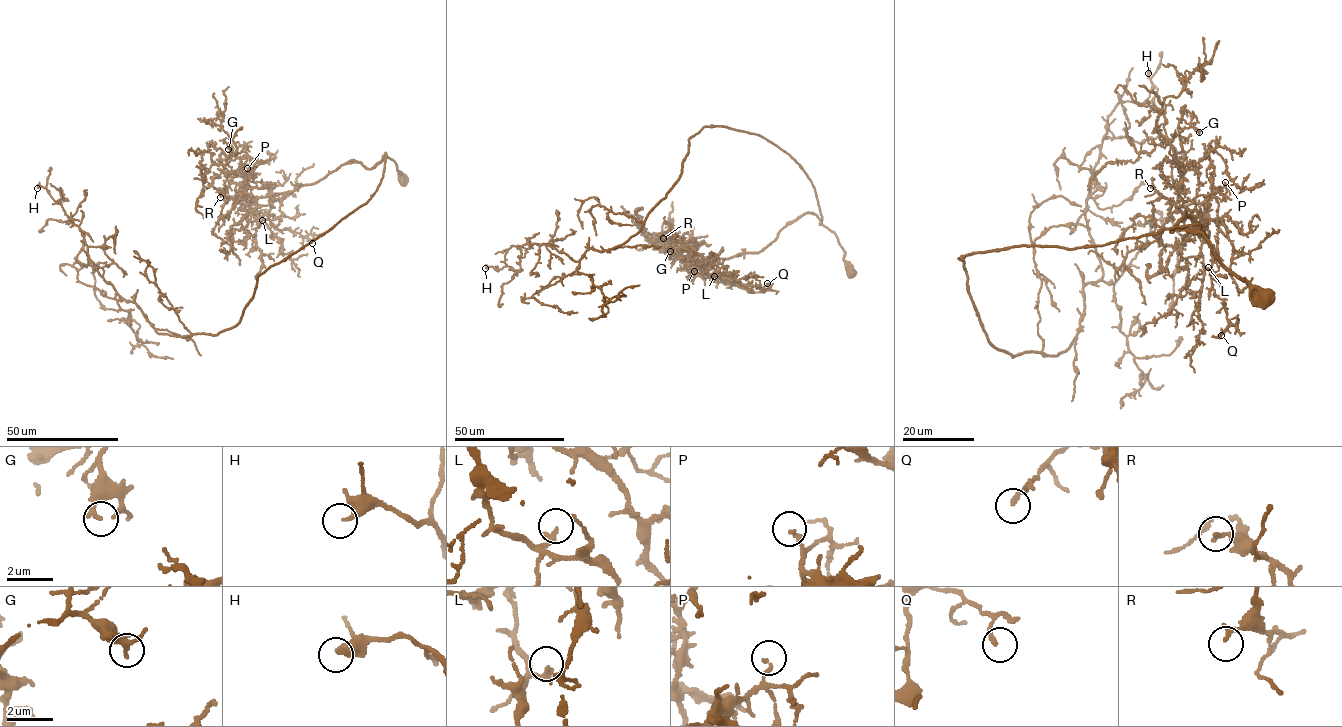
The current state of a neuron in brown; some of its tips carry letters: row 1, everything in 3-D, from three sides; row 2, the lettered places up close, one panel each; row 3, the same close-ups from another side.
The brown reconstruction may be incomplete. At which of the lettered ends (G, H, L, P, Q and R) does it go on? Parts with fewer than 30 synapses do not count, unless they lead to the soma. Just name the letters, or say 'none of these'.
R

